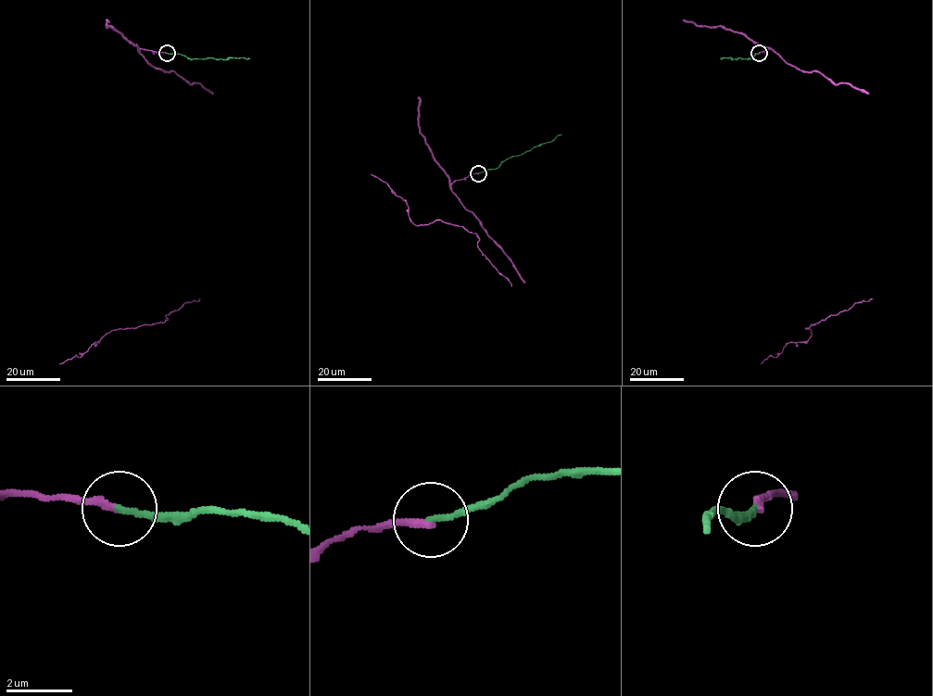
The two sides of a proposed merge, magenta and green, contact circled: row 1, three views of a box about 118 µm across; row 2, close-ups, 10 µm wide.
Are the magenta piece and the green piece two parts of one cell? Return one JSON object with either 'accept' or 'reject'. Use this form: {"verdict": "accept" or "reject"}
{"verdict": "accept"}

